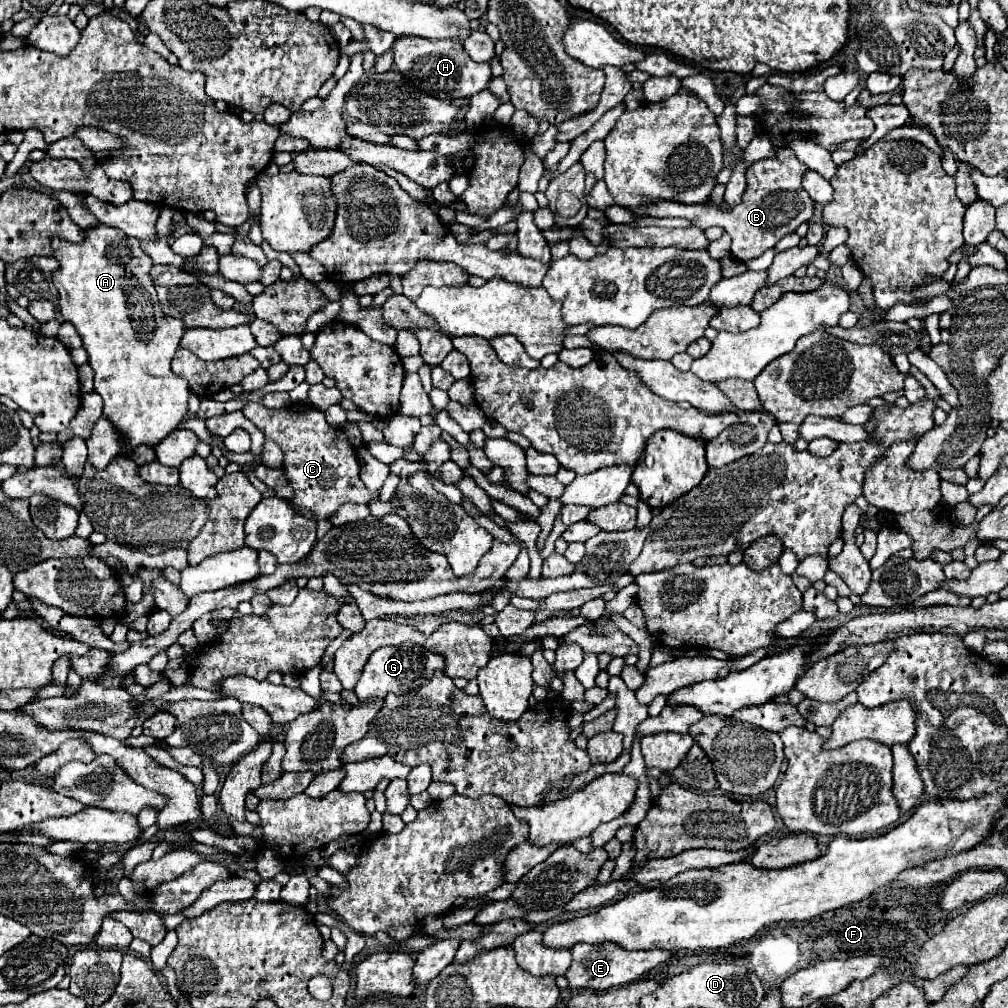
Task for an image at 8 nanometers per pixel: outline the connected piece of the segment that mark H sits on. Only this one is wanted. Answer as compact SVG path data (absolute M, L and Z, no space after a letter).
M400 37L394 41L394 63L402 75L406 75L416 87L422 87L428 95L438 99L462 99L472 97L488 89L492 71L488 63L476 63L464 51L462 43L454 41L430 41L422 37Z

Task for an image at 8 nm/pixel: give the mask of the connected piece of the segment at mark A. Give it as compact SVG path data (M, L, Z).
M98 223L96 227L84 229L84 243L68 243L58 237L52 239L54 257L60 269L54 273L54 285L58 289L58 305L64 321L72 323L90 357L94 369L94 391L104 401L104 415L118 427L124 437L122 455L138 445L158 445L168 433L172 433L188 413L190 387L186 379L178 377L170 369L170 361L184 335L184 323L166 315L160 307L154 281L150 277L152 259L142 251L134 237L124 235L118 229Z

